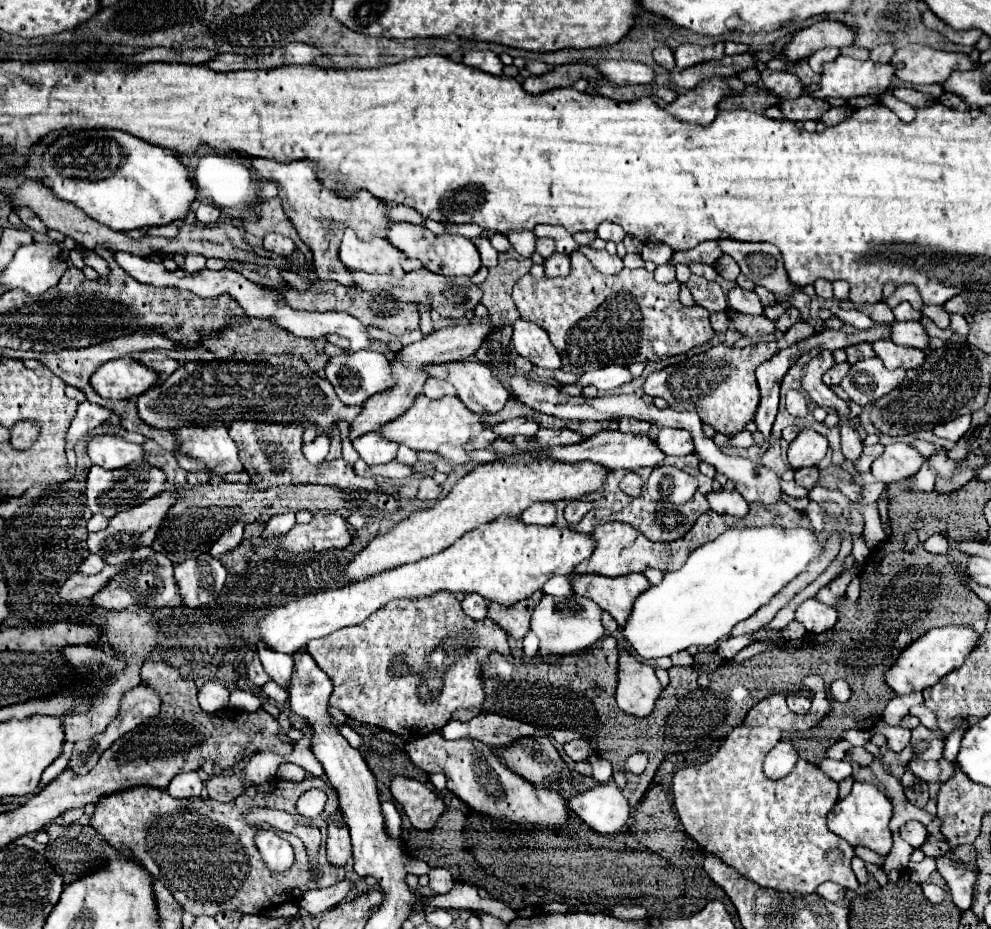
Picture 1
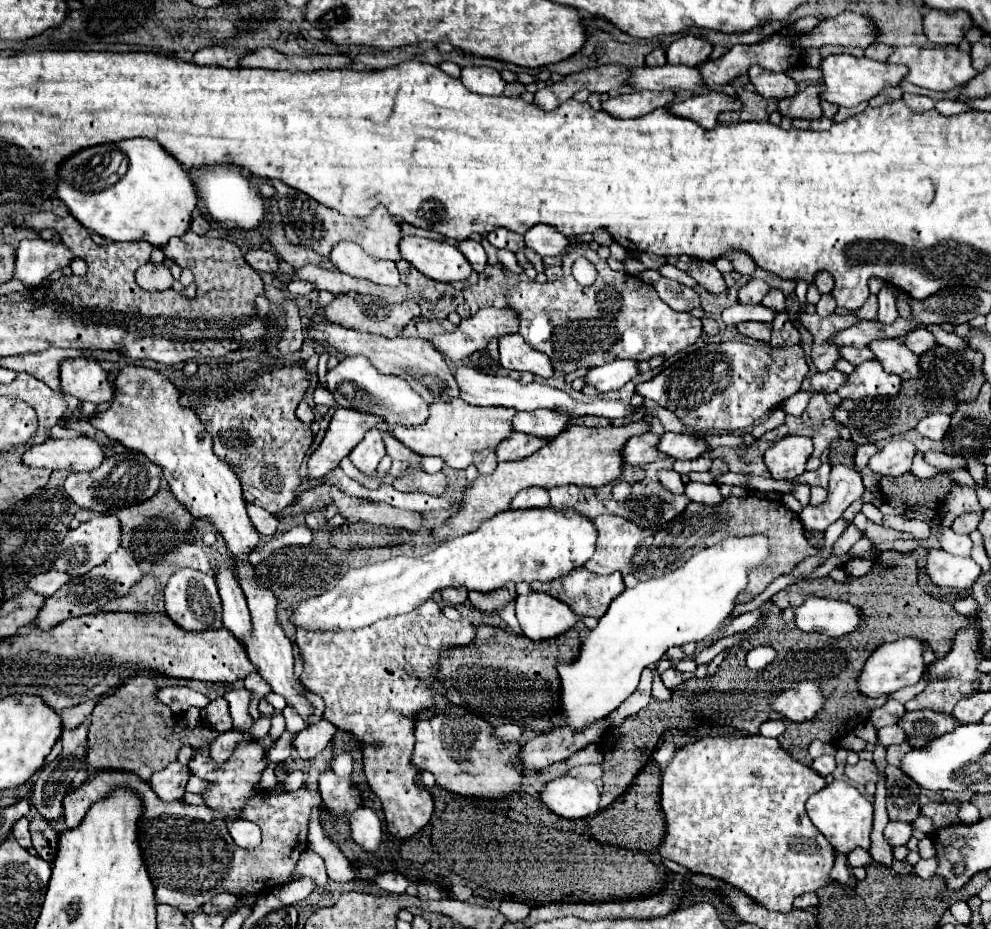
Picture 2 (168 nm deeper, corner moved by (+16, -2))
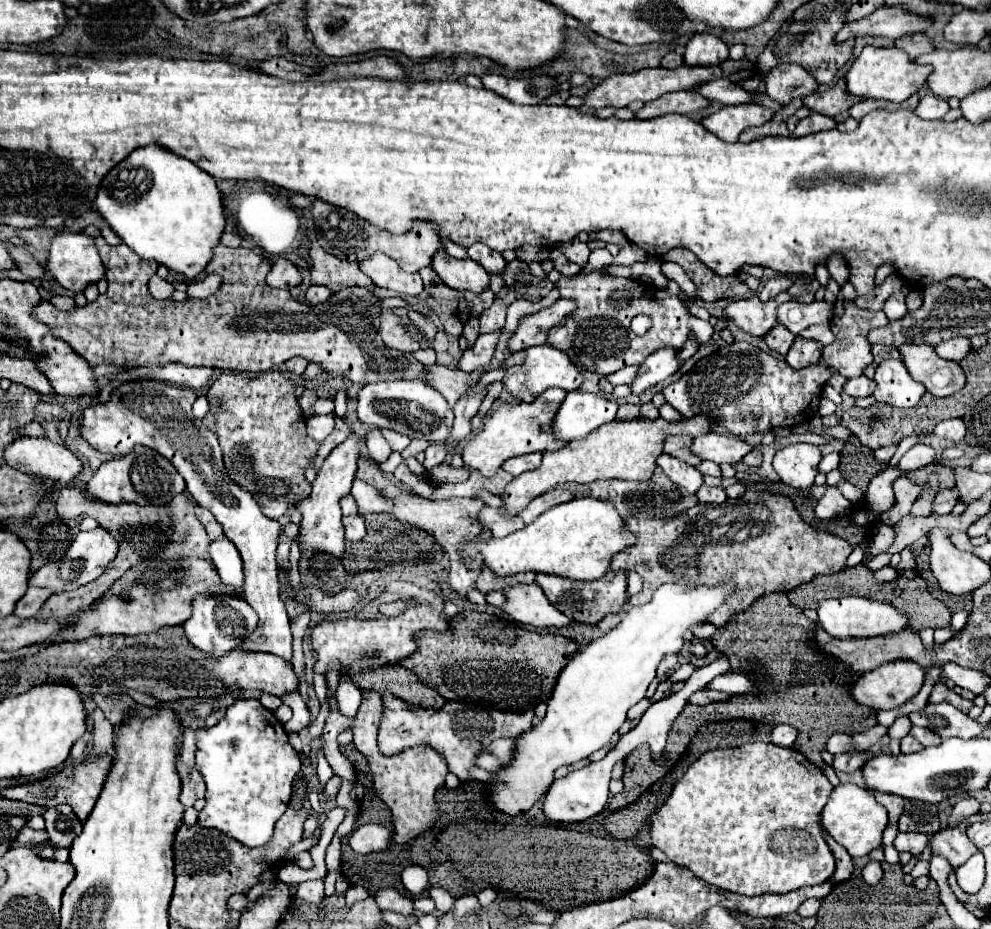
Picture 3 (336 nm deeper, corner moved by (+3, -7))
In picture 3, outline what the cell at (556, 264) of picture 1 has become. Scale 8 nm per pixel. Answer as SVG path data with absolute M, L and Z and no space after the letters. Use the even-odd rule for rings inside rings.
M551 249L551 255L549 255L549 259L553 261L555 269L557 269L561 275L565 275L565 277L577 275L577 273L581 271L581 267L577 267L575 263L569 263L565 257L561 257L561 253L559 253L557 249Z

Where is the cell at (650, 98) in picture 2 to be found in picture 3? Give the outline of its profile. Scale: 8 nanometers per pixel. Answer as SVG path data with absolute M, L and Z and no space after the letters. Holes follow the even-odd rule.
M677 91L677 93L665 93L659 99L645 103L639 111L635 111L635 117L637 119L655 119L655 117L661 117L667 113L689 115L707 105L709 105L709 101L693 91Z

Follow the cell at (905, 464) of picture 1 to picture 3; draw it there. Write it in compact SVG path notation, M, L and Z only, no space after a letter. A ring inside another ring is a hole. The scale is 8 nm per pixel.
M917 443L917 445L913 445L913 447L899 459L897 469L899 469L901 473L905 473L905 471L917 471L917 469L921 469L921 467L933 463L933 461L935 461L935 451L933 451L931 447L927 447L927 445Z

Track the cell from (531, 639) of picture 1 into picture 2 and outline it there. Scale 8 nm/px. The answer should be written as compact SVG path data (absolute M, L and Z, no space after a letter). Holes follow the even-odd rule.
M508 602L508 606L504 606L504 610L500 610L500 618L504 618L504 622L510 626L512 632L522 632L518 626L518 620L514 616L514 602Z

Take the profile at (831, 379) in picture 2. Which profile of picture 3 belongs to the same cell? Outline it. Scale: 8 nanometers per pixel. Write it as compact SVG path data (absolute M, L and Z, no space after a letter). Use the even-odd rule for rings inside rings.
M861 375L857 379L849 379L843 385L843 391L851 397L869 397L873 393L873 381L867 379L865 375Z

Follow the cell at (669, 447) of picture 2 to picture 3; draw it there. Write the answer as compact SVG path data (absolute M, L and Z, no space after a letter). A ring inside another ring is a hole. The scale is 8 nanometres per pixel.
M705 433L705 435L693 439L691 451L703 461L713 461L717 465L721 465L721 463L735 465L751 451L751 445L747 445L743 439L739 439L735 435Z

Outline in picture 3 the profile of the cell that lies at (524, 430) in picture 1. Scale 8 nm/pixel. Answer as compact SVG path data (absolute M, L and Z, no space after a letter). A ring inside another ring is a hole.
M567 393L559 405L551 433L555 439L573 441L589 435L593 429L615 419L617 403L595 393Z

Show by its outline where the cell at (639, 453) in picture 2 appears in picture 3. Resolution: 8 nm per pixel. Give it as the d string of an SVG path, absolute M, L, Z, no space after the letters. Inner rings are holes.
M671 435L671 437L667 437L665 443L663 443L663 453L671 455L671 457L677 457L677 459L689 463L689 465L699 465L701 459L697 459L697 455L691 453L689 443L691 443L689 437L673 437L673 435Z

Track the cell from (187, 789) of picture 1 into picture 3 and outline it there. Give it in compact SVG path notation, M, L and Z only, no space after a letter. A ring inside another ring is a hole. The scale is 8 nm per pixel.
M181 761L177 763L177 771L181 777L181 795L179 801L183 807L193 807L193 803L205 795L205 781L201 777L199 771L195 771L193 767L183 765Z

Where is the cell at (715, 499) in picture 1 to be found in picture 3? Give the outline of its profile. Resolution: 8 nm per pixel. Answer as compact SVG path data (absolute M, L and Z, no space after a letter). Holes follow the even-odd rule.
M703 485L697 491L697 499L699 499L699 503L707 503L707 505L721 505L727 501L727 495L725 495L725 489L721 489L721 487Z

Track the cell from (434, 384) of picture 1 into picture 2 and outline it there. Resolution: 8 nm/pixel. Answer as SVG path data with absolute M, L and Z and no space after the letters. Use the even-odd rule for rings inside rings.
M350 356L344 358L334 370L326 374L328 390L334 400L342 408L350 408L364 414L376 414L384 418L386 424L402 424L402 426L420 426L428 418L428 404L412 390L412 386L400 376L384 376L380 374L366 358Z

